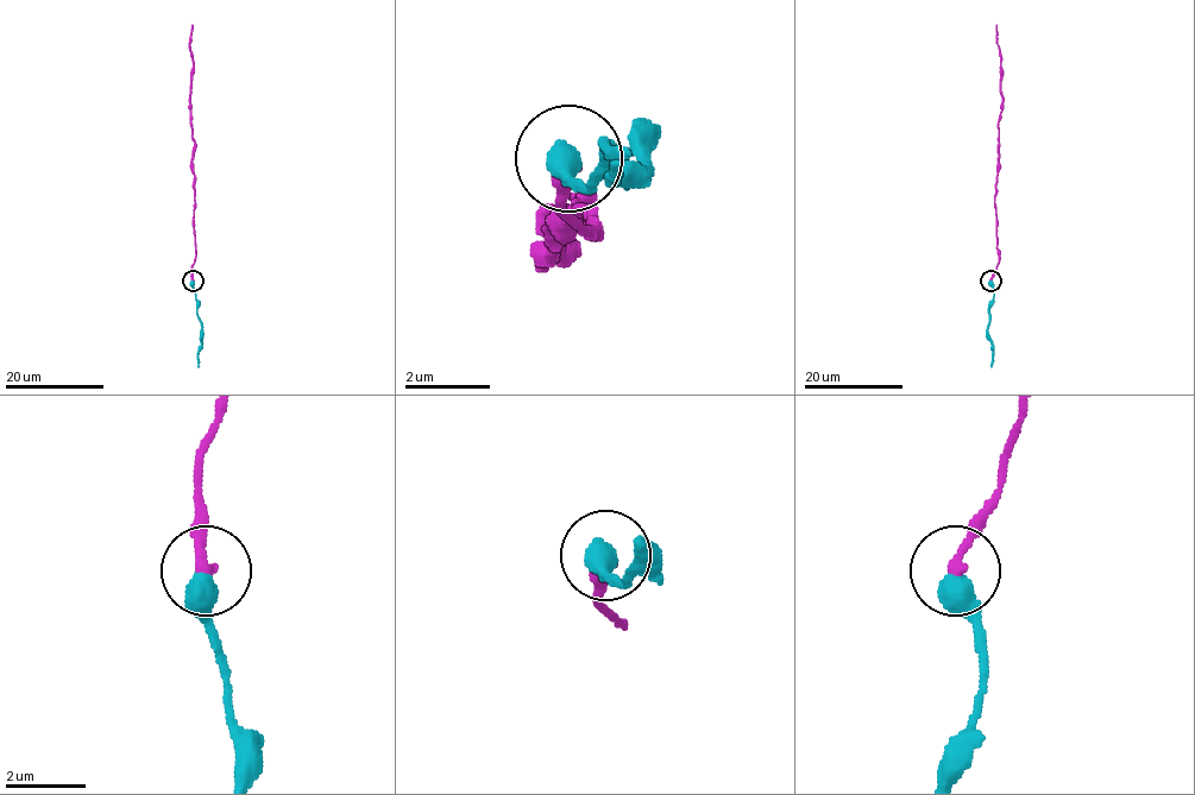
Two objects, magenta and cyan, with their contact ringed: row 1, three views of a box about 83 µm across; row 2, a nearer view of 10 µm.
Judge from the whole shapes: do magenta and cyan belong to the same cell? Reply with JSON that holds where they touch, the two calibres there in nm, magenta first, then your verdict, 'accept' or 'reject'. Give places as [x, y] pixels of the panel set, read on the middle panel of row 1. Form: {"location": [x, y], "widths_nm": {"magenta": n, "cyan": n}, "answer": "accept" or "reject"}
{"location": [568, 158], "widths_nm": {"magenta": 280, "cyan": 550}, "answer": "accept"}

